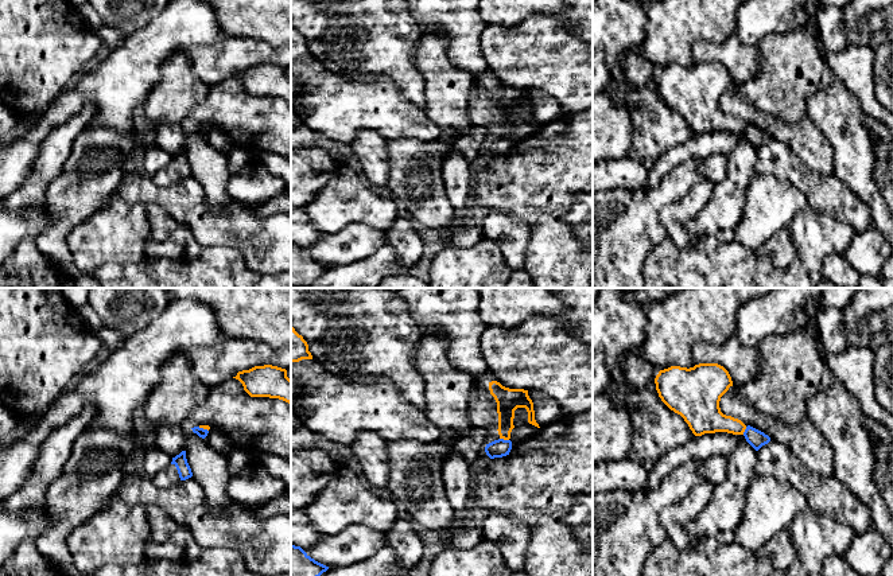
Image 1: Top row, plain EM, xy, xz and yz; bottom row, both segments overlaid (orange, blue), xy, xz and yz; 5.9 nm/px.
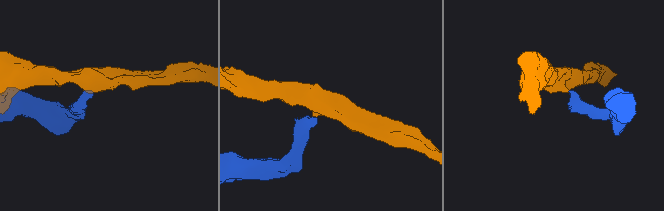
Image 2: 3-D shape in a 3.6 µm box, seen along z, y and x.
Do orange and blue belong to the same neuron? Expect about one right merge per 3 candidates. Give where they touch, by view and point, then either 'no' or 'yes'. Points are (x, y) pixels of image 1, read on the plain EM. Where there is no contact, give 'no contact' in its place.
xz (504, 137) | no

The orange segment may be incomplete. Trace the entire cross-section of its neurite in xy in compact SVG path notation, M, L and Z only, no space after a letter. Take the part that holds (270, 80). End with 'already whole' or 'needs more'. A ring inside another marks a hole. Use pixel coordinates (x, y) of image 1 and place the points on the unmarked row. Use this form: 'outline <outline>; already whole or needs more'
outline M272 63L255 65L238 70L233 77L242 82L251 96L279 97L291 104L291 78L286 67Z; already whole

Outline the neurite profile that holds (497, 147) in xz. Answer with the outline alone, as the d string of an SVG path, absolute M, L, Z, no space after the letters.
M504 137L494 139L485 145L485 151L490 157L506 155L510 148L512 140Z

